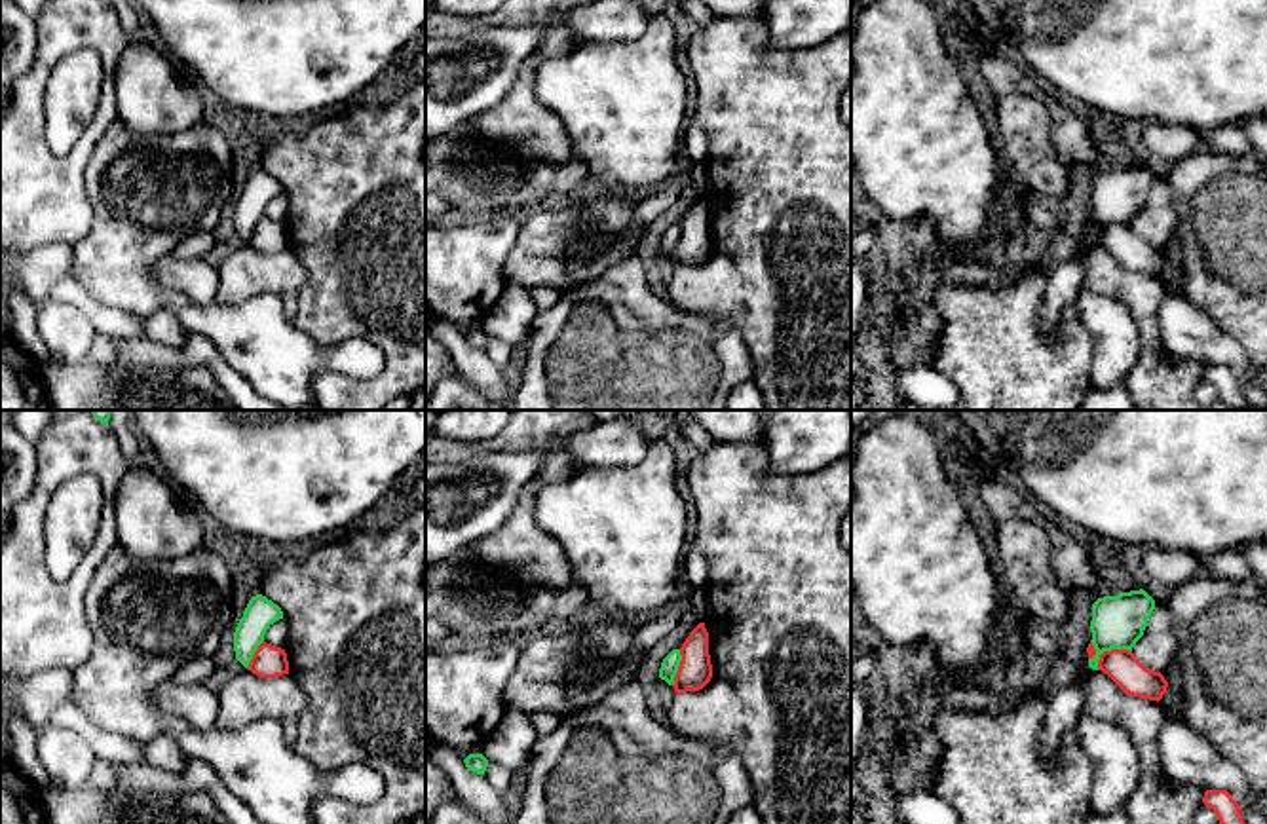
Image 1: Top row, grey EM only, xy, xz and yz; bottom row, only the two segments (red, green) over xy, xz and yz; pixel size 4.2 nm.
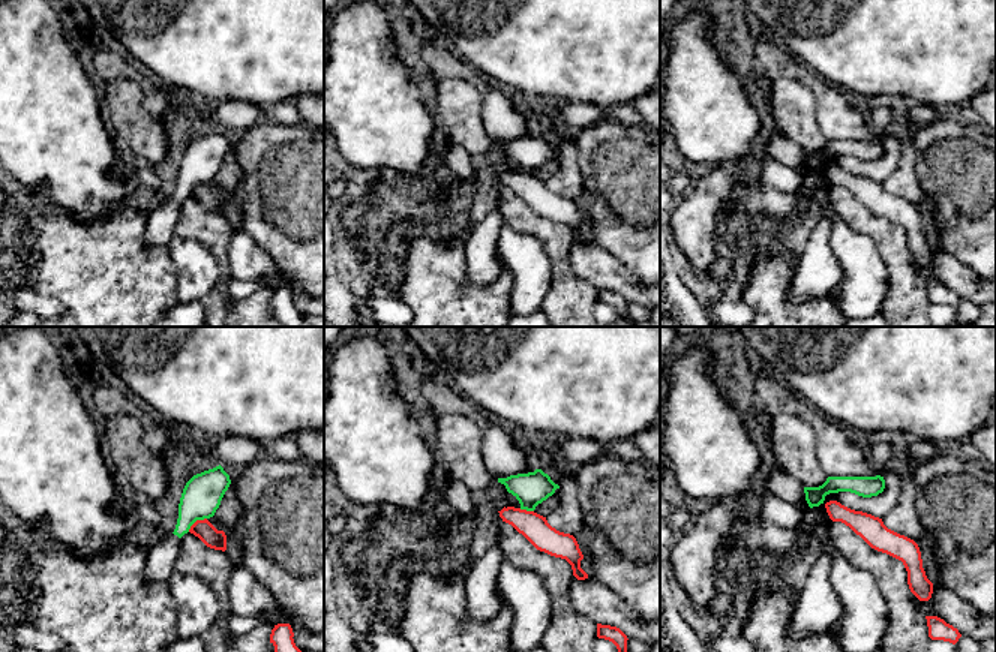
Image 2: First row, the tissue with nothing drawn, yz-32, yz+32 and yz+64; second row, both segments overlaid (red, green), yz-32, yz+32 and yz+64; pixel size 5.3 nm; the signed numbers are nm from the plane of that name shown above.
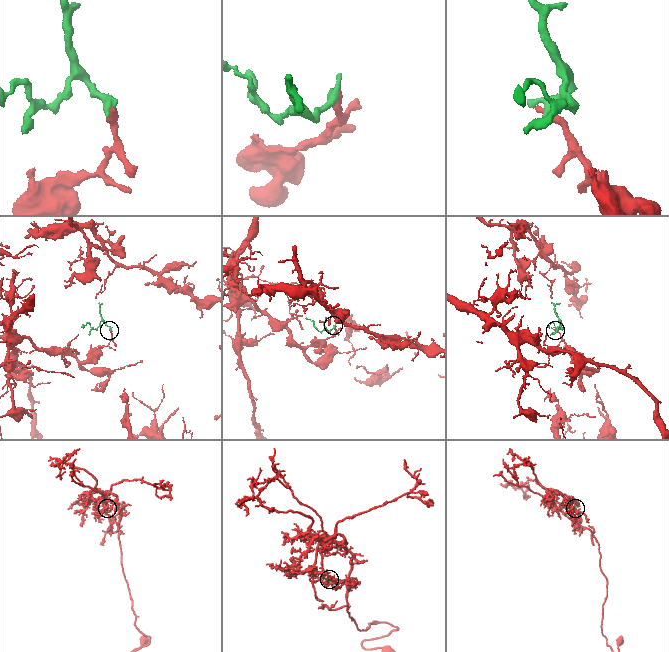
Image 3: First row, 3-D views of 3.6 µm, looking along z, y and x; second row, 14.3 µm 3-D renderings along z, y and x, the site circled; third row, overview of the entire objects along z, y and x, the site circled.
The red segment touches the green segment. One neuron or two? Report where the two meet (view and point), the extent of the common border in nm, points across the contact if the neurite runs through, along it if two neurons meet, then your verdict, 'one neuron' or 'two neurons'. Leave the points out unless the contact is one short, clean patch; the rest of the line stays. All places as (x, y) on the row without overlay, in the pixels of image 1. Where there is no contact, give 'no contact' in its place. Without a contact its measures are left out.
contact yz (1112, 224); length 190 nm; border yz (1131, 224), (1104, 224), (1089, 234); two neurons

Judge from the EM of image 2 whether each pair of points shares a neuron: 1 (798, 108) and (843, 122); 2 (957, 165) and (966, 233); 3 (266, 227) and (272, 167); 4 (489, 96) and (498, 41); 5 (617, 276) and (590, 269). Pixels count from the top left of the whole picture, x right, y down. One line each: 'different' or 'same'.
1: different
2: same
3: same
4: different
5: same

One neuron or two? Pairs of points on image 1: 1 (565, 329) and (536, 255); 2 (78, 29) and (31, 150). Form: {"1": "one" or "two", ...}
{"1": "two", "2": "one"}

